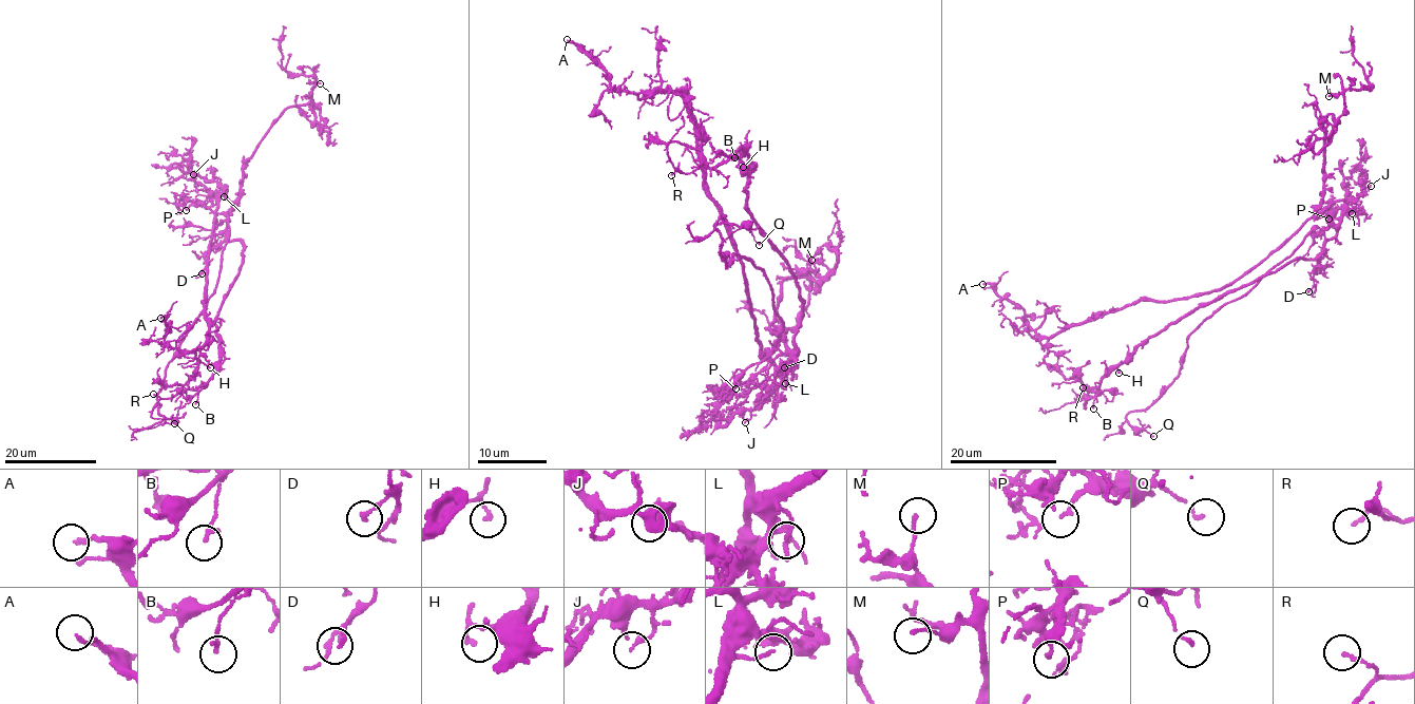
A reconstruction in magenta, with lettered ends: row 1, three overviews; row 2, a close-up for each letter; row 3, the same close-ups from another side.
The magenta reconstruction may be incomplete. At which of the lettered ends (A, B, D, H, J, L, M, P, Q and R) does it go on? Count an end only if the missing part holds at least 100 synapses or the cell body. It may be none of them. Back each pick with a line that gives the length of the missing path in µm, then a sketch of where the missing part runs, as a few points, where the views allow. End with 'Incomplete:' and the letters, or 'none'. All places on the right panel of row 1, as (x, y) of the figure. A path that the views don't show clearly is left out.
Incomplete: none

